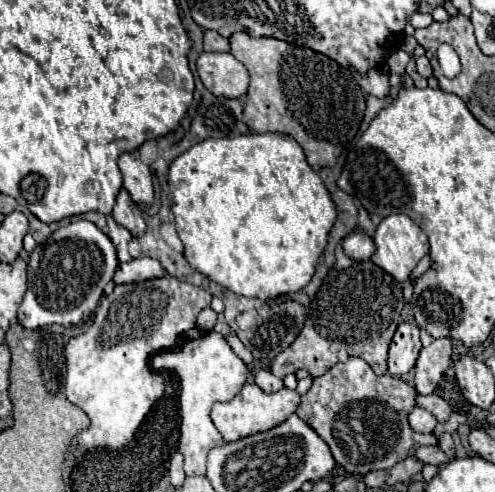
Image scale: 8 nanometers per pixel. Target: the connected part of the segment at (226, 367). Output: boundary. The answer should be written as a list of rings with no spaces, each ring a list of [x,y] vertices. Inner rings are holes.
[[[206,332],[200,338],[191,339],[178,350],[166,350],[154,356],[154,368],[176,372],[180,378],[180,438],[178,446],[184,454],[186,476],[204,474],[206,456],[212,448],[222,446],[224,440],[210,420],[210,408],[214,402],[226,402],[234,398],[248,378],[246,364],[232,352],[228,340],[220,332]]]

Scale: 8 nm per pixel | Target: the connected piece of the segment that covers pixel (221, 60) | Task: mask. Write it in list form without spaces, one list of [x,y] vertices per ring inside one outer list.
[[[204,52],[198,56],[196,70],[198,70],[202,84],[214,96],[244,98],[248,94],[250,74],[246,66],[238,62],[232,54]]]

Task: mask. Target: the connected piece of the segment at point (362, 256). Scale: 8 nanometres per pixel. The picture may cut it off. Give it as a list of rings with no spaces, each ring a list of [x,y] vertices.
[[[354,232],[344,240],[344,252],[352,260],[370,260],[372,254],[376,252],[376,246],[368,234]]]

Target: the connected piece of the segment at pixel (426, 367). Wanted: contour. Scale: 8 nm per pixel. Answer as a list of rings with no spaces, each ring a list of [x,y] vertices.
[[[434,340],[428,348],[422,348],[416,360],[416,390],[418,394],[432,394],[436,382],[440,382],[444,370],[452,364],[452,340]]]

